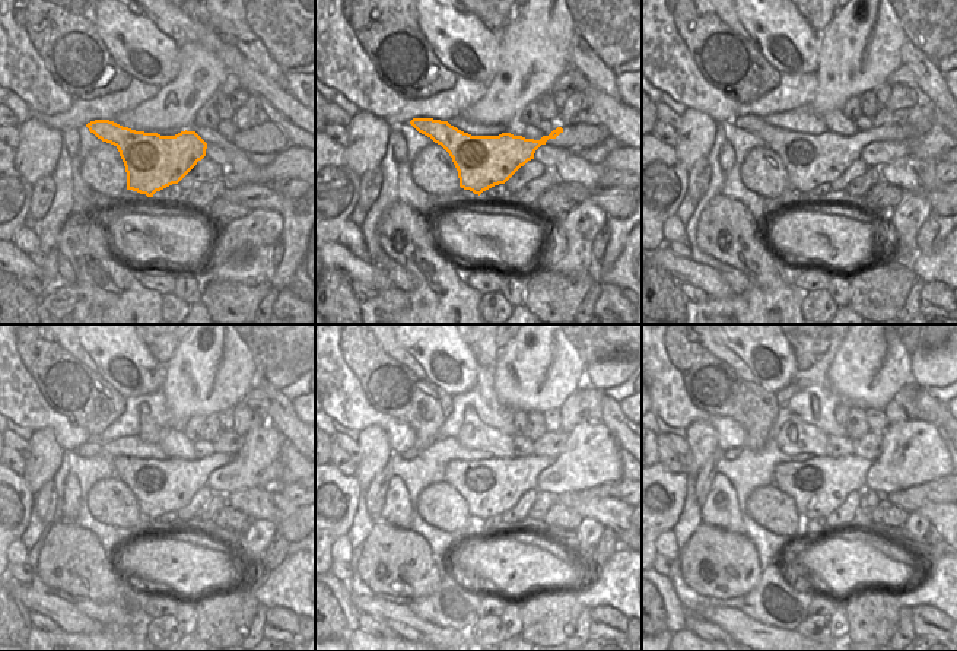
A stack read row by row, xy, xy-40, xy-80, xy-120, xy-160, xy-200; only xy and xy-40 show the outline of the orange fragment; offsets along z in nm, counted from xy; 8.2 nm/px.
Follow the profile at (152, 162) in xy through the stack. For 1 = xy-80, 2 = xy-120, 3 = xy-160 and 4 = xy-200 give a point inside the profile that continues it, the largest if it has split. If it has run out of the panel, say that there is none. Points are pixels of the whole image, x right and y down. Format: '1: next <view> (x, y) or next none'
1: next xy-80 (811, 161)
2: next xy-120 (161, 486)
3: next xy-160 (492, 486)
4: next xy-200 (820, 485)

